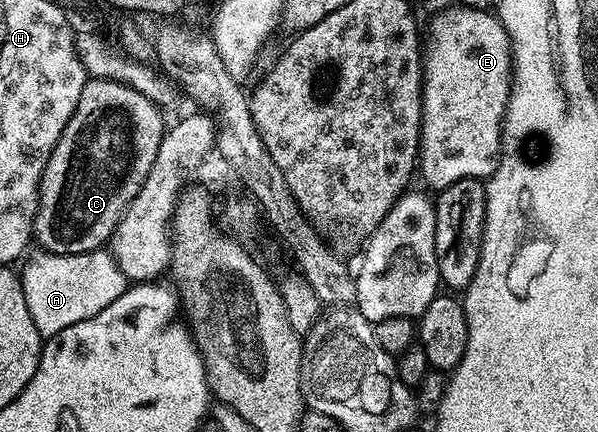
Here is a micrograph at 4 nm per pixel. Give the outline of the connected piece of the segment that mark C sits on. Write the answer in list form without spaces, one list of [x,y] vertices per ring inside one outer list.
[[[89,79],[84,82],[82,87],[82,95],[78,99],[78,107],[74,107],[74,115],[70,115],[70,119],[66,123],[66,127],[62,131],[62,135],[58,139],[58,143],[52,148],[50,159],[46,163],[46,167],[42,171],[42,179],[40,180],[40,198],[38,199],[38,211],[36,218],[32,224],[32,232],[34,241],[45,253],[93,253],[95,249],[104,249],[111,242],[115,235],[115,229],[119,225],[125,211],[130,207],[131,200],[138,195],[142,189],[142,185],[146,182],[146,177],[150,174],[150,169],[154,164],[155,156],[158,155],[159,144],[162,143],[166,132],[166,124],[164,125],[164,117],[161,106],[156,105],[146,96],[139,94],[138,91],[130,86],[123,85],[120,82],[103,81]]]

